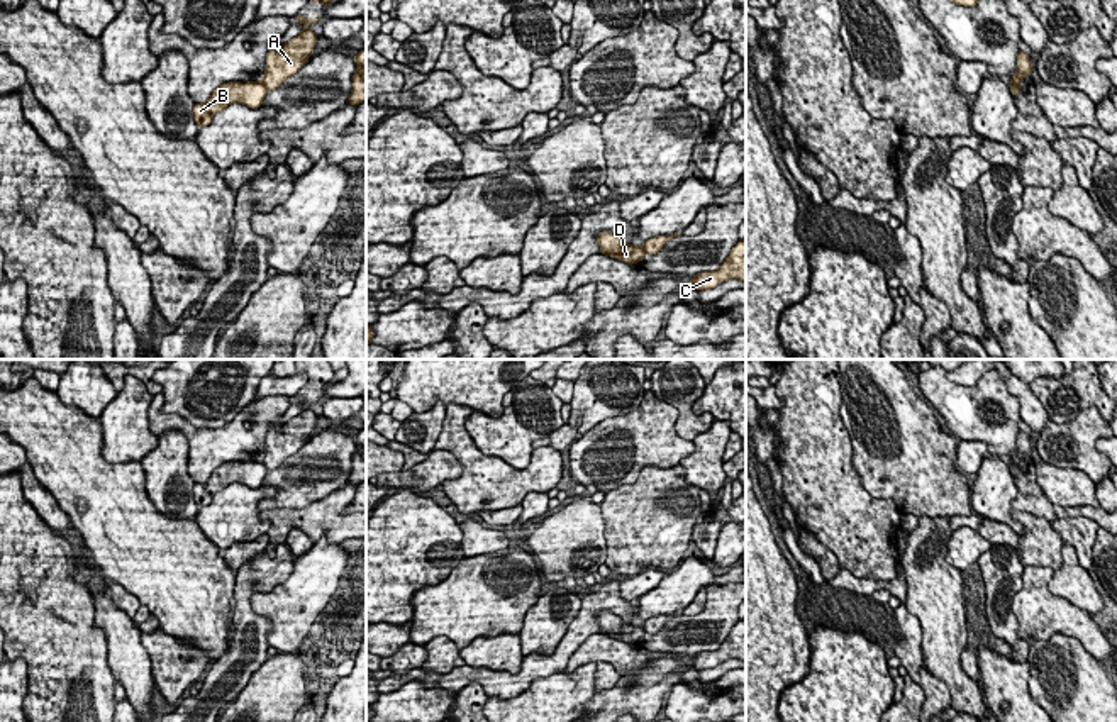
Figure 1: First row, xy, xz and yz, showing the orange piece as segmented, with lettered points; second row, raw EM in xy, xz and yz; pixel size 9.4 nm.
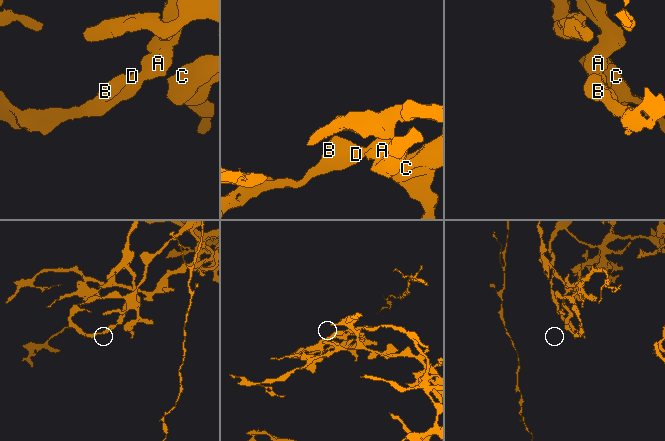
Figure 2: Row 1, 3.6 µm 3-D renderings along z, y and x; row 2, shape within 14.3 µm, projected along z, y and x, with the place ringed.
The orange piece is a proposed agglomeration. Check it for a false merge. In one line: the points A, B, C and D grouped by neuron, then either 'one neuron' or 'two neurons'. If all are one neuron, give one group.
A / B C D; two neurons

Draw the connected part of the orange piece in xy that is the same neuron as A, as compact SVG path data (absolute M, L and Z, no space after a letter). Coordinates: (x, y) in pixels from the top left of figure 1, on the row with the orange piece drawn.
M298 14L297 24L303 24L305 29L285 42L280 51L270 51L266 54L266 71L261 78L266 90L280 88L283 81L286 81L308 63L308 58L314 53L314 46L317 42L317 34L308 27L308 24L315 24L320 19L322 15L317 19L305 19L303 14Z

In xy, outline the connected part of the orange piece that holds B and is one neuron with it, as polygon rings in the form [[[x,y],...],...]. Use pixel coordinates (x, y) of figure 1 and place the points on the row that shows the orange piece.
[[[263,80],[258,81],[229,81],[217,86],[205,103],[195,103],[193,119],[200,127],[207,127],[214,115],[225,110],[232,103],[242,103],[249,108],[263,105],[266,86]]]

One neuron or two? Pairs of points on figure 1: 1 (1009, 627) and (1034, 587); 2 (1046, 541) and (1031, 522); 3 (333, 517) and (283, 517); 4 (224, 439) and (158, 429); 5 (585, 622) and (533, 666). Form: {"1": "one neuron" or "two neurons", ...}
{"1": "two neurons", "2": "one neuron", "3": "one neuron", "4": "one neuron", "5": "one neuron"}

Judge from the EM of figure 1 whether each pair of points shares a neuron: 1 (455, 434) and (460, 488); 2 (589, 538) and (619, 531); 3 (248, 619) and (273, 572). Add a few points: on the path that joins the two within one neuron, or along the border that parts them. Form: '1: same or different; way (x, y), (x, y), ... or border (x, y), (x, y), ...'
1: same; way (463, 448), (468, 455), (468, 475)
2: different; border (599, 505), (604, 516), (605, 563)
3: same; way (243, 604), (243, 590), (258, 575)

